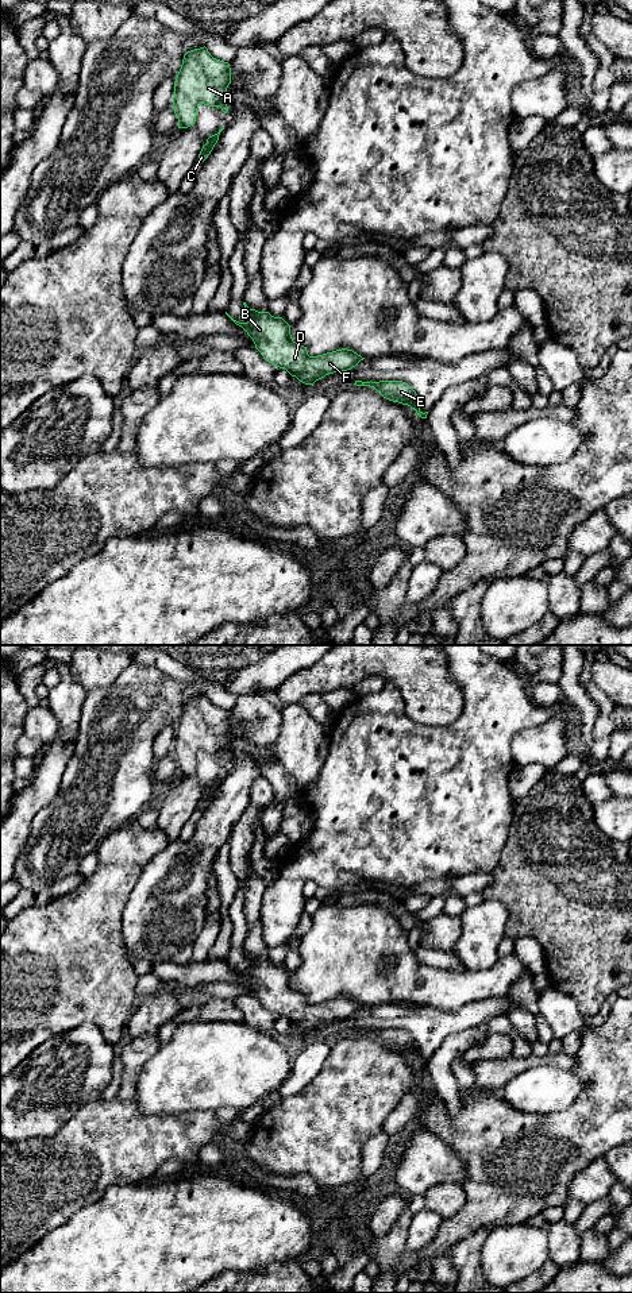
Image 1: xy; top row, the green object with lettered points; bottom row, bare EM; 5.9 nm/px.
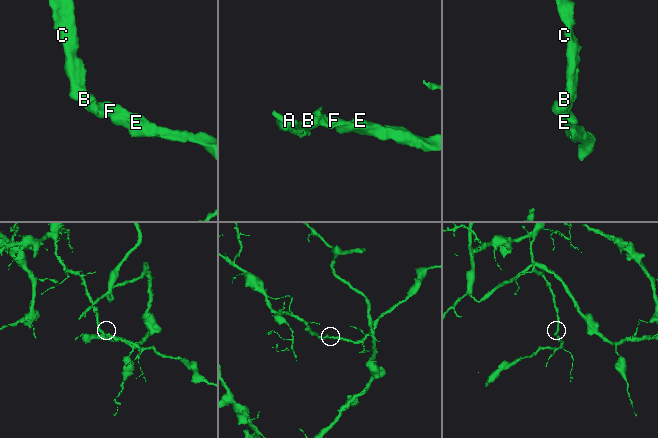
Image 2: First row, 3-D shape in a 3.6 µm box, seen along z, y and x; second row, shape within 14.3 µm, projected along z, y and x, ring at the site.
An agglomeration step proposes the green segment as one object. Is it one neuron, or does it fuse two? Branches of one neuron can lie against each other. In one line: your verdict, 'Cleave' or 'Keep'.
Keep

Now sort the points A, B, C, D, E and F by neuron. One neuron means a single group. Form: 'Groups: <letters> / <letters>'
Groups: A B C D E F

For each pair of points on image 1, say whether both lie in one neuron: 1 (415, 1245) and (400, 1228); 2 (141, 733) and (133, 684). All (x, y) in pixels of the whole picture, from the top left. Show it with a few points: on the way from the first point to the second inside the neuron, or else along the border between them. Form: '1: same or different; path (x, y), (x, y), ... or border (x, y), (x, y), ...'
1: different; border (413, 1216), (407, 1236), (407, 1249)
2: same; path (137, 721), (137, 697)

